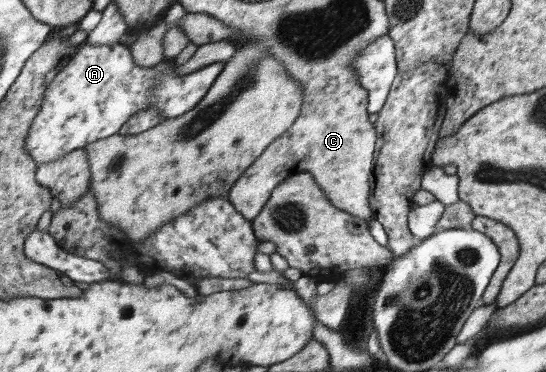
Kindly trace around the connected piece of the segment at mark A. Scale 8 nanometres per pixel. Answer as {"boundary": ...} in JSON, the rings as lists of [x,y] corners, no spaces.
{"boundary":[[[86,39],[46,86],[42,106],[32,120],[23,147],[40,165],[60,160],[76,149],[118,134],[124,123],[140,109],[154,107],[162,120],[184,115],[202,101],[224,66],[225,62],[212,63],[180,75],[174,72],[172,66],[162,70],[138,66],[130,48],[120,41],[94,46]]]}

